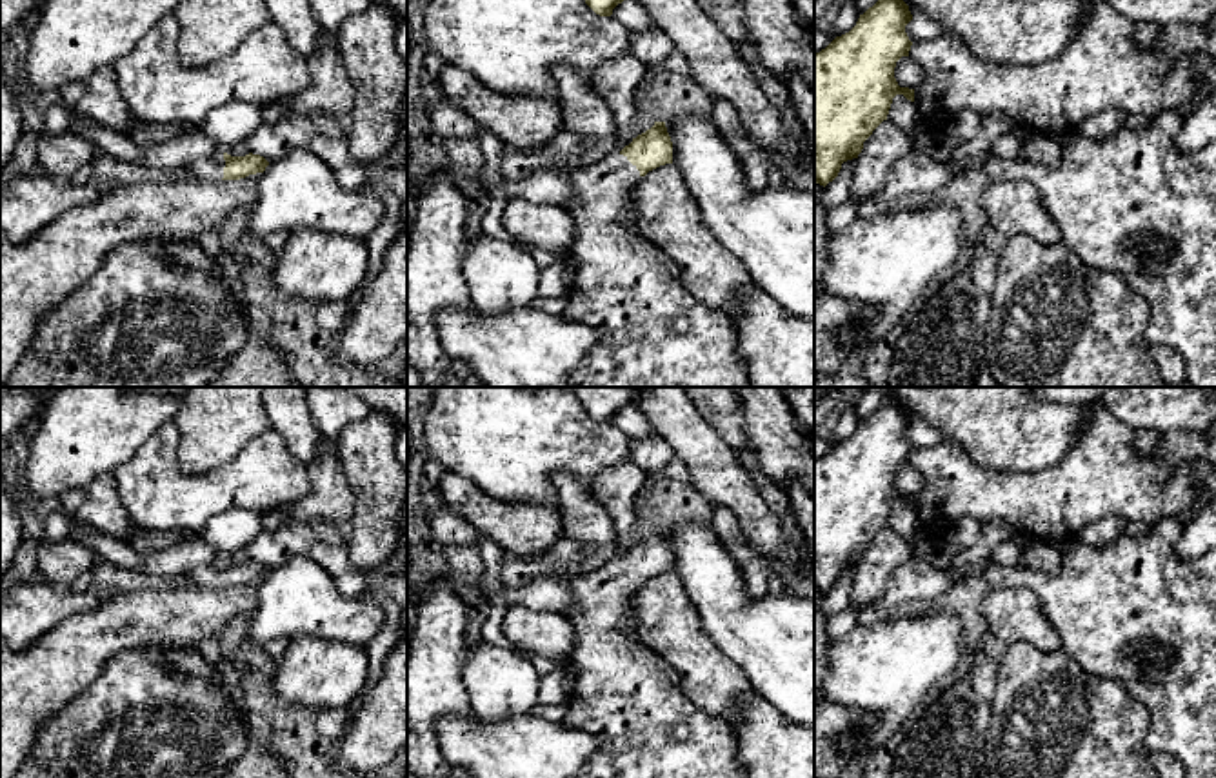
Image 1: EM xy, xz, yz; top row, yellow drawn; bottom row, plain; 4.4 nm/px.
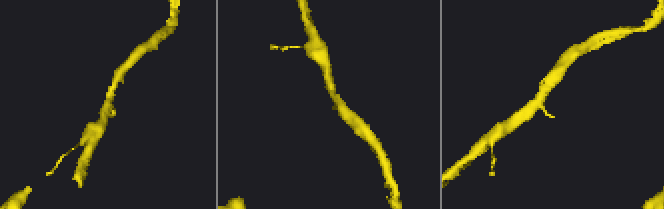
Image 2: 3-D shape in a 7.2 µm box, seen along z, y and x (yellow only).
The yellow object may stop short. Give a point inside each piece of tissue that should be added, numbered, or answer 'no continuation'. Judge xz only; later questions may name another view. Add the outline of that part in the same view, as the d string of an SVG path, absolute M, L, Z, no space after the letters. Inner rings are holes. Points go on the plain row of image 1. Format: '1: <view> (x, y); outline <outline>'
1: xz (626, 695); outline M614 562L571 578L569 585L573 603L563 616L574 629L574 647L567 660L574 687L562 725L598 738L598 753L573 778L747 778L733 725L700 709L683 693L678 673L623 631L631 594L642 585L636 573L627 564Z

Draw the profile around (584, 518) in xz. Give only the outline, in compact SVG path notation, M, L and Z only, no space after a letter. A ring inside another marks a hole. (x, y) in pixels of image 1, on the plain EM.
M558 471L553 476L558 493L565 538L605 547L616 538L614 520L594 498L594 491L573 474Z

